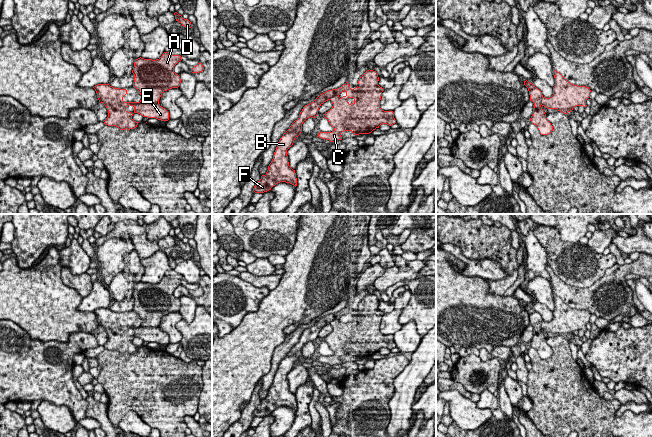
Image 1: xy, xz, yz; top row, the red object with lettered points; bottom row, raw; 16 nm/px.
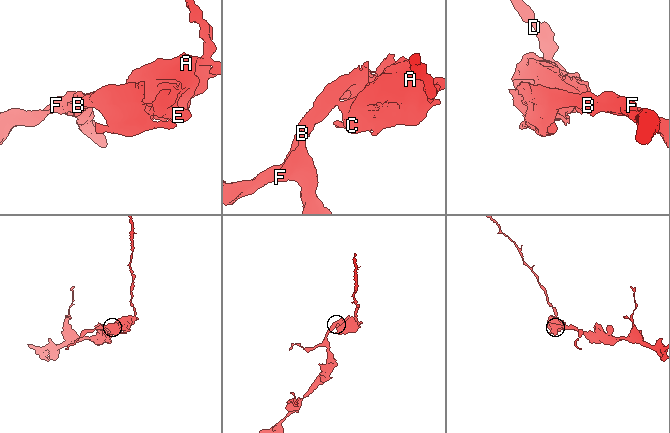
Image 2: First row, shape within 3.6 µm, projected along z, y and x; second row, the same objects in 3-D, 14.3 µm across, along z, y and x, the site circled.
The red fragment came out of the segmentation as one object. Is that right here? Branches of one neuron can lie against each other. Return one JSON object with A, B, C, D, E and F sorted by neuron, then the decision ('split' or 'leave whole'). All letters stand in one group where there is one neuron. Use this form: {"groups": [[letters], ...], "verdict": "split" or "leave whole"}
{"groups": [["A", "C", "D", "E"], ["B", "F"]], "verdict": "split"}

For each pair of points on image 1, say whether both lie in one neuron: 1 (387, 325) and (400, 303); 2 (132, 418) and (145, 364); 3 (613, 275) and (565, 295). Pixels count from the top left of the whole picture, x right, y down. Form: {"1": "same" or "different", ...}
{"1": "same", "2": "different", "3": "same"}

